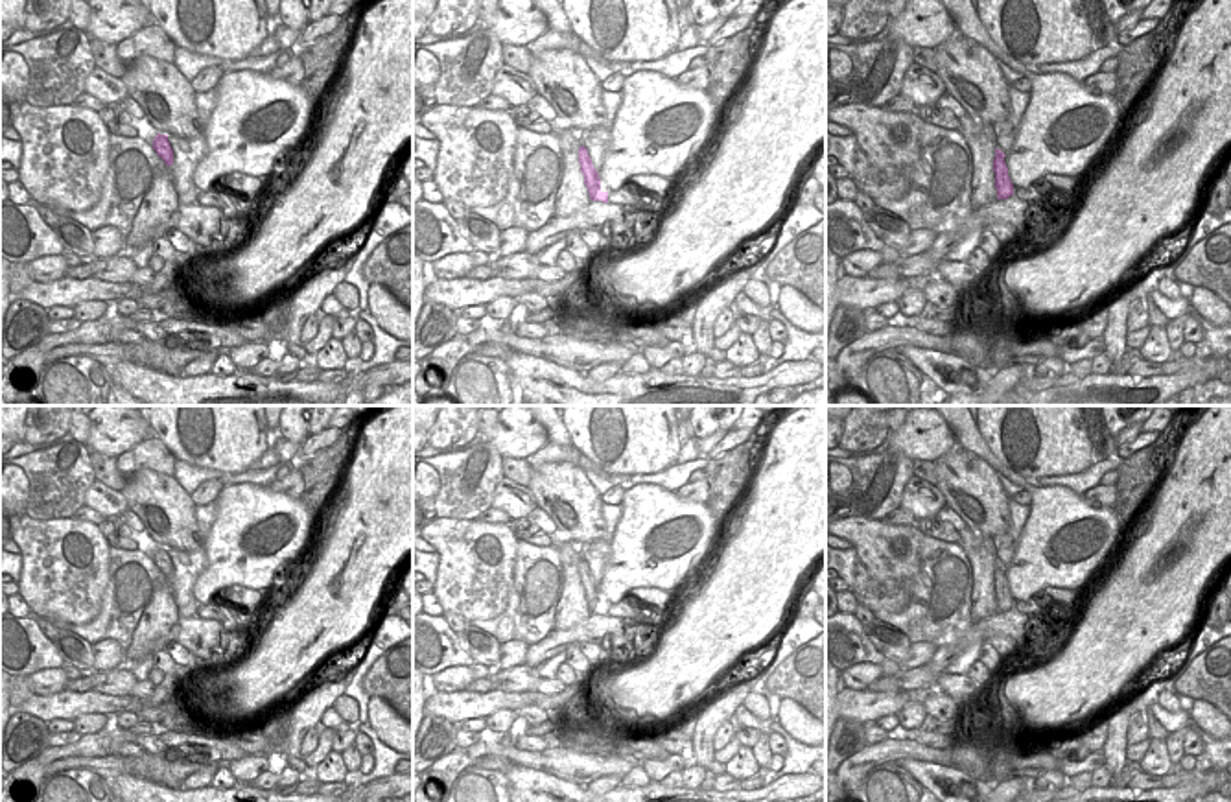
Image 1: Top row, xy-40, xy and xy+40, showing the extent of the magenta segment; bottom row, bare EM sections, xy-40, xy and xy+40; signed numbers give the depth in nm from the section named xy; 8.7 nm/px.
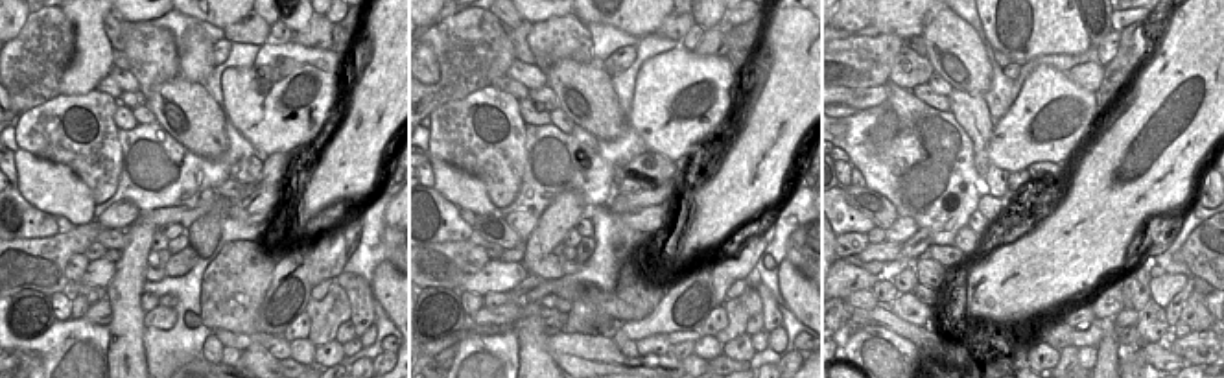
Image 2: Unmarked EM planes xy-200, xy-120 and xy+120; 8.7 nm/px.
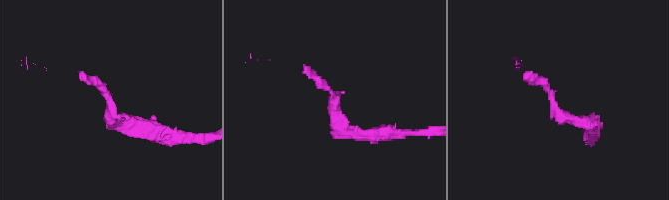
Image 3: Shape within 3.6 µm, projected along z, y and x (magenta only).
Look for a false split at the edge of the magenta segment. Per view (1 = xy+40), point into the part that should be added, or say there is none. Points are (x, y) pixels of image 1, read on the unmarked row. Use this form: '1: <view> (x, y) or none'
1: none

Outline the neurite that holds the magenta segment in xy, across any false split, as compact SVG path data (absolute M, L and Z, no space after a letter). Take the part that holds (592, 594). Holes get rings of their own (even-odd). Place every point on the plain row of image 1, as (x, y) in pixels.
M584 559L579 560L579 575L580 575L580 584L584 588L584 597L588 601L590 612L608 616L608 605L601 603L599 586L593 581L588 562Z

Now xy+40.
M995 560L993 584L995 584L997 612L1008 612L1010 608L1014 608L1014 597L1010 594L1004 570L1006 568Z

